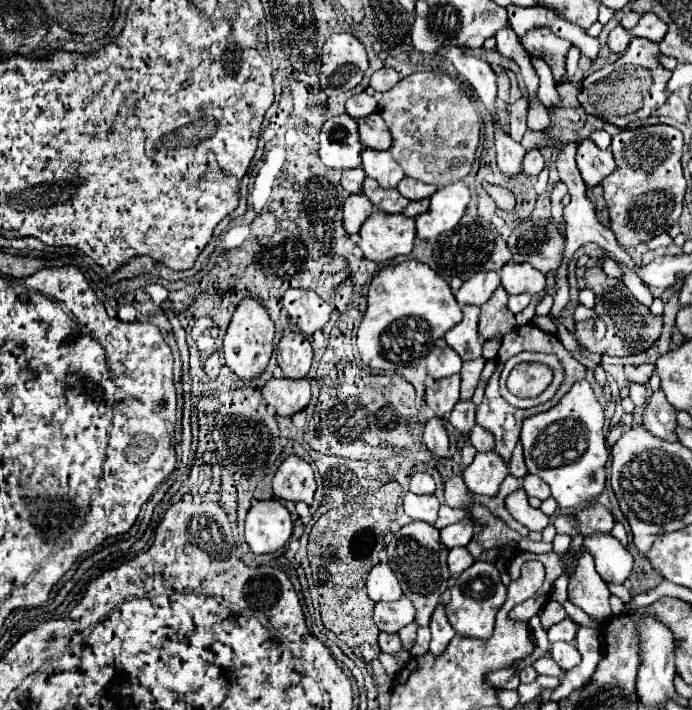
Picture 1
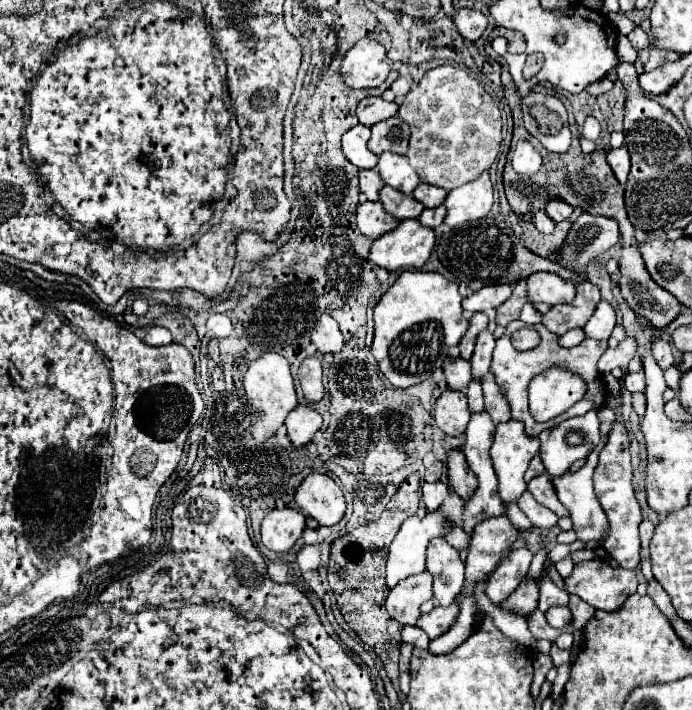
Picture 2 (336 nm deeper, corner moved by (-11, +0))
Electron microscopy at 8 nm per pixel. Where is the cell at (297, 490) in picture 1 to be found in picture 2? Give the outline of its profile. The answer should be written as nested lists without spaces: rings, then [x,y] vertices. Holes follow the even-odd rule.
[[[311,473],[303,479],[295,493],[295,503],[303,513],[311,515],[319,525],[337,525],[347,509],[343,491],[339,485],[321,473]]]

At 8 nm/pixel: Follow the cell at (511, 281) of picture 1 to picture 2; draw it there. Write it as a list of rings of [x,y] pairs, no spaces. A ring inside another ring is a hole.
[[[533,273],[527,277],[529,301],[531,303],[569,303],[575,299],[575,285],[571,281],[561,279],[555,273]]]

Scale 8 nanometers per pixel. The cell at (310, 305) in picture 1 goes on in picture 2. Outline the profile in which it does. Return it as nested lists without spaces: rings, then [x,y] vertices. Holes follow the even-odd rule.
[[[323,315],[317,327],[311,333],[311,341],[319,353],[337,353],[343,347],[343,335],[337,327],[337,321],[329,315]]]

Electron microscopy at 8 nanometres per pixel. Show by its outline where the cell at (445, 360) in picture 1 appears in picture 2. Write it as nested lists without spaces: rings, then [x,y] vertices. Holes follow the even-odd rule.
[[[447,357],[445,363],[443,363],[443,371],[445,371],[445,377],[447,377],[447,385],[449,389],[453,391],[461,391],[467,387],[467,383],[471,381],[471,363],[457,357]]]

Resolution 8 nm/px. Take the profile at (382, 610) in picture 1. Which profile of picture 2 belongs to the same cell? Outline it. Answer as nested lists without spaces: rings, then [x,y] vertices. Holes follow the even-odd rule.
[[[423,571],[419,575],[411,575],[403,581],[399,581],[385,601],[387,613],[397,619],[403,625],[415,625],[419,619],[419,605],[429,601],[433,597],[433,579],[429,571]]]

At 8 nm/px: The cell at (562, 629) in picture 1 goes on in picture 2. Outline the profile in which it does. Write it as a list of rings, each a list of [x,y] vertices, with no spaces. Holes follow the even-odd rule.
[[[551,607],[545,611],[547,623],[557,629],[565,629],[571,623],[571,611],[569,607]]]

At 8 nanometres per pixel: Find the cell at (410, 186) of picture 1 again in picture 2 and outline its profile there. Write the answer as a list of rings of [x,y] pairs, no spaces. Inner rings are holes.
[[[421,183],[415,191],[413,191],[413,197],[417,201],[421,201],[425,207],[437,207],[445,201],[447,197],[447,191],[441,189],[441,187],[433,187],[433,185],[425,185]]]

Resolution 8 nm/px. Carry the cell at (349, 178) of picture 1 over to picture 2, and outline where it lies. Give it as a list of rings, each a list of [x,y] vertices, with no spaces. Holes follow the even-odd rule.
[[[363,169],[363,171],[359,171],[359,187],[361,187],[361,193],[365,193],[365,197],[369,201],[377,201],[379,189],[383,185],[385,183],[383,183],[383,179],[381,179],[377,169]]]

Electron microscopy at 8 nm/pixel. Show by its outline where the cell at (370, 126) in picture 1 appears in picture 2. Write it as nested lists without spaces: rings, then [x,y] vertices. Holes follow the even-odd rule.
[[[399,117],[379,121],[371,127],[369,149],[375,155],[381,155],[385,151],[405,155],[407,153],[407,143],[409,143],[409,125],[405,121],[401,121]]]

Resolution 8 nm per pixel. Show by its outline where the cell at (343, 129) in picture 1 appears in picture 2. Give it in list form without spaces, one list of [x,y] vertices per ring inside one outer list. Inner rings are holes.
[[[355,125],[343,135],[343,153],[359,169],[373,169],[377,165],[377,155],[367,149],[369,135],[371,131],[365,125]]]

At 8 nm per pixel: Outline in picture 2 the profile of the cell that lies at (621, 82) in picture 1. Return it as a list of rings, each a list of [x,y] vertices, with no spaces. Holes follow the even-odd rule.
[[[635,27],[627,37],[629,37],[629,41],[631,41],[631,45],[633,45],[635,49],[645,49],[645,47],[649,47],[649,37],[647,37],[647,33],[645,33],[641,27]]]

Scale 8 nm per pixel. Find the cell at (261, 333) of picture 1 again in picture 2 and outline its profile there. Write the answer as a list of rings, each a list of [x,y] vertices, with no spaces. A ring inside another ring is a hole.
[[[263,353],[257,361],[249,365],[249,371],[243,379],[243,387],[247,397],[251,399],[251,435],[259,445],[263,445],[283,427],[285,417],[297,405],[297,393],[287,359],[279,357],[279,353]]]

